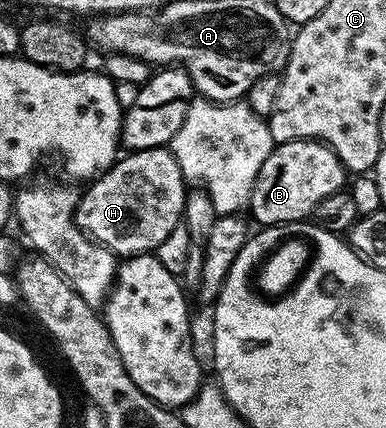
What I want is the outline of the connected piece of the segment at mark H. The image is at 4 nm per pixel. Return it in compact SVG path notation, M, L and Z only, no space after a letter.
M167 146L148 150L132 150L124 153L115 165L90 183L86 191L80 193L75 209L75 222L85 231L88 238L100 246L109 248L117 256L131 258L135 254L150 254L181 224L183 205L187 199L188 183L183 177L177 160Z

